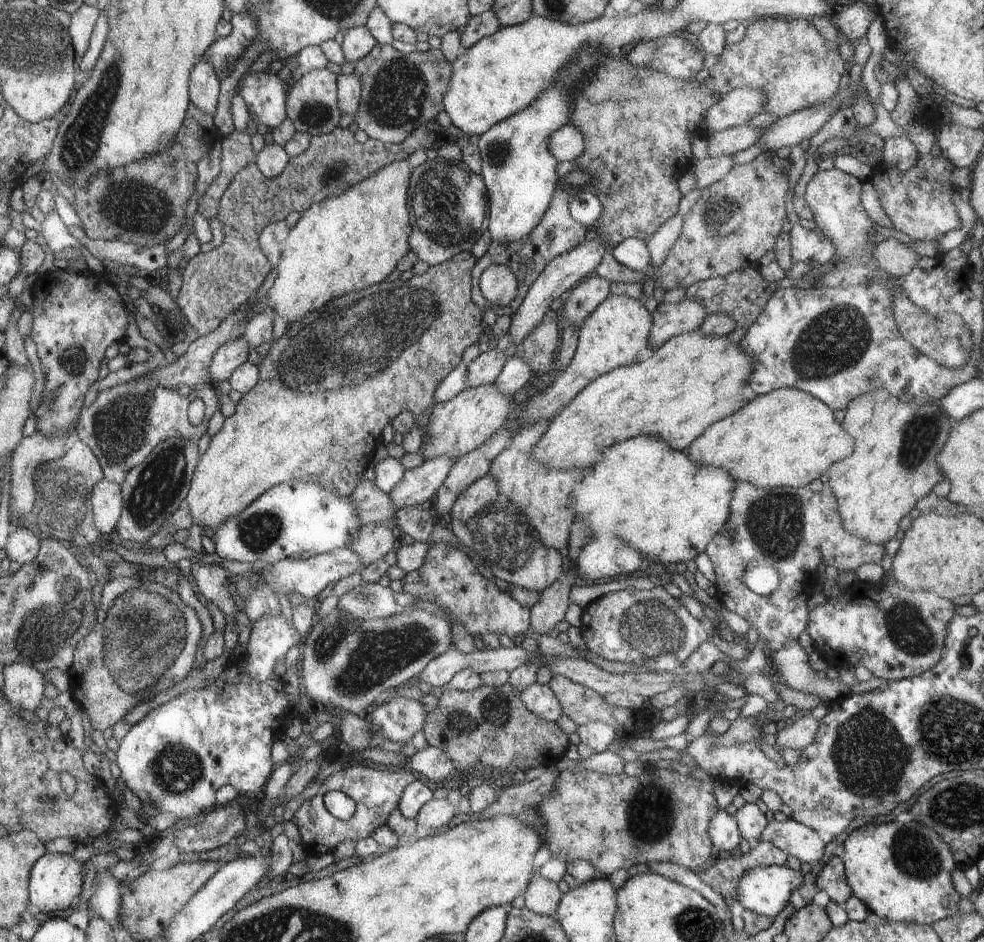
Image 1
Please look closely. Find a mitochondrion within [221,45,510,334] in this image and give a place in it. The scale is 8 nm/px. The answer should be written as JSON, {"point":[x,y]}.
{"point":[447,204]}

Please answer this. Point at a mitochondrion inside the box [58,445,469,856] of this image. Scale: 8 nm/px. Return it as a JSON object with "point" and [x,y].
{"point":[144,634]}

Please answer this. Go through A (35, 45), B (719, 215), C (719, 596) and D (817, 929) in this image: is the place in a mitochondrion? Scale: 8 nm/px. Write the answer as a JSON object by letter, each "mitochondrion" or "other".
{"A":"mitochondrion","B":"mitochondrion","C":"other","D":"other"}

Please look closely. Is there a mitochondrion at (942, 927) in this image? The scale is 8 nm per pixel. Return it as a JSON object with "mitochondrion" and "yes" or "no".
{"mitochondrion":"no"}

